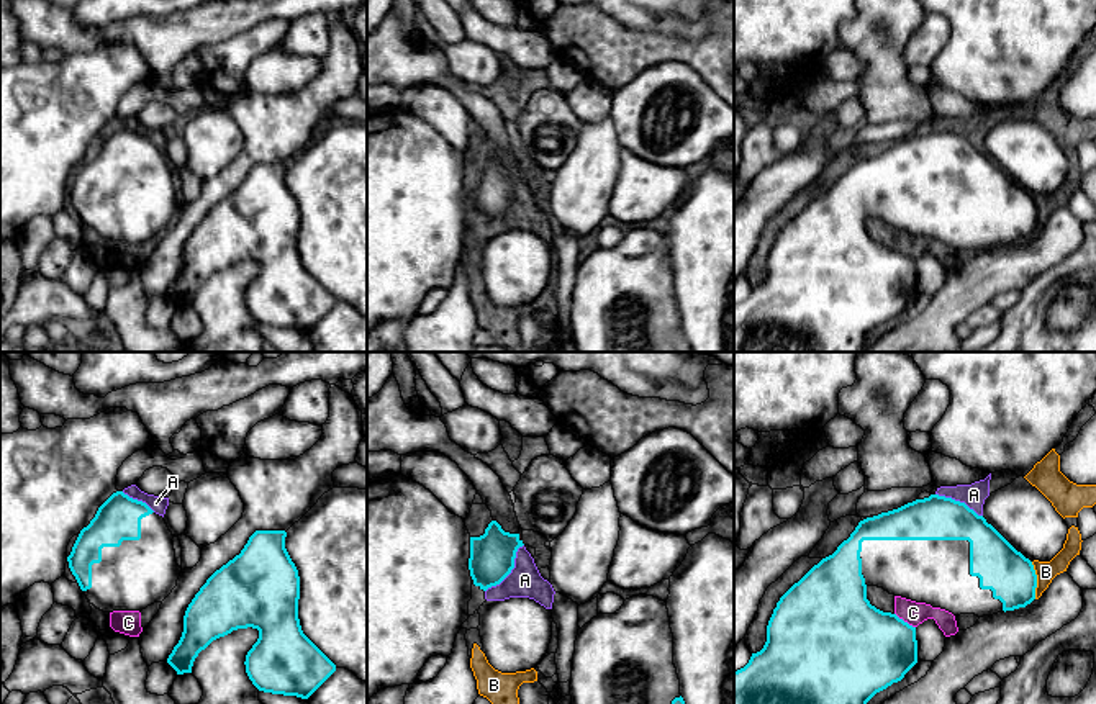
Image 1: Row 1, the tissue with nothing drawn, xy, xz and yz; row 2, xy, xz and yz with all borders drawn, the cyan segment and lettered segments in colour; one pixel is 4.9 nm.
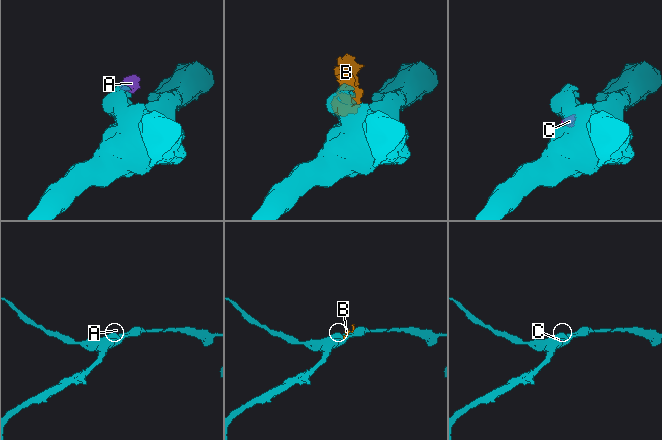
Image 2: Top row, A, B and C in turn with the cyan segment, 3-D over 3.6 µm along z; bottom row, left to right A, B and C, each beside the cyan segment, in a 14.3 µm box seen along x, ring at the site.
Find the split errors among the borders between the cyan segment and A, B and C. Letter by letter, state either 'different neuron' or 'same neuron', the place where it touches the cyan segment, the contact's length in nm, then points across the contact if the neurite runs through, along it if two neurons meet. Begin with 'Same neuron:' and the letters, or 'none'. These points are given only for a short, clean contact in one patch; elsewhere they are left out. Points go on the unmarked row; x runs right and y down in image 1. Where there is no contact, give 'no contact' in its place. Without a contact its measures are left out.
Same neuron: none
A: different neuron; contact xz (511, 202); length 300 nm; border xz (523, 177), (516, 185), (515, 200), (485, 225)
B: different neuron; contact yz (1036, 213); length 190 nm; border yz (1031, 195), (1036, 205), (1036, 231)
C: different neuron; contact yz (903, 254); length 130 nm; border yz (895, 246), (914, 261)

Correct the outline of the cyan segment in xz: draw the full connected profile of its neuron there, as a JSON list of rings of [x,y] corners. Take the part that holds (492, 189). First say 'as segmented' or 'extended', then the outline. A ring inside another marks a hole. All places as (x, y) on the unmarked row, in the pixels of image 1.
as segmented; [[[491,154],[480,170],[470,170],[469,203],[473,218],[487,224],[500,218],[514,201],[514,192],[523,180],[519,167],[510,167]]]

